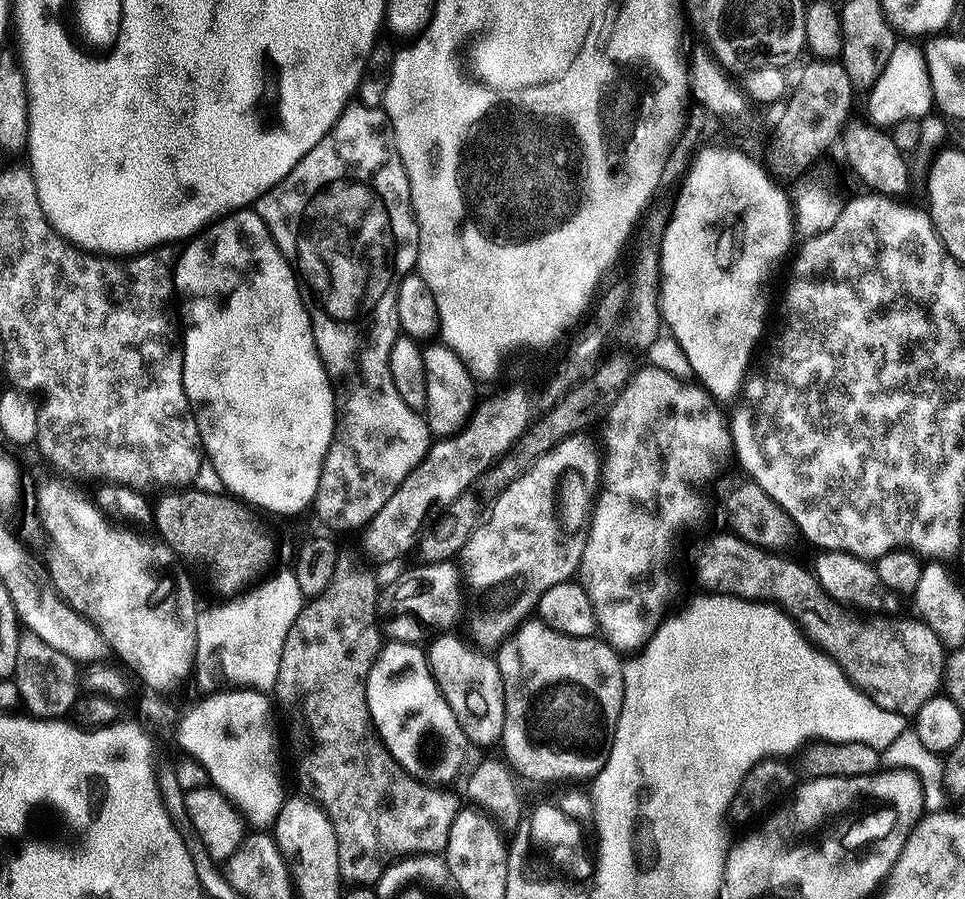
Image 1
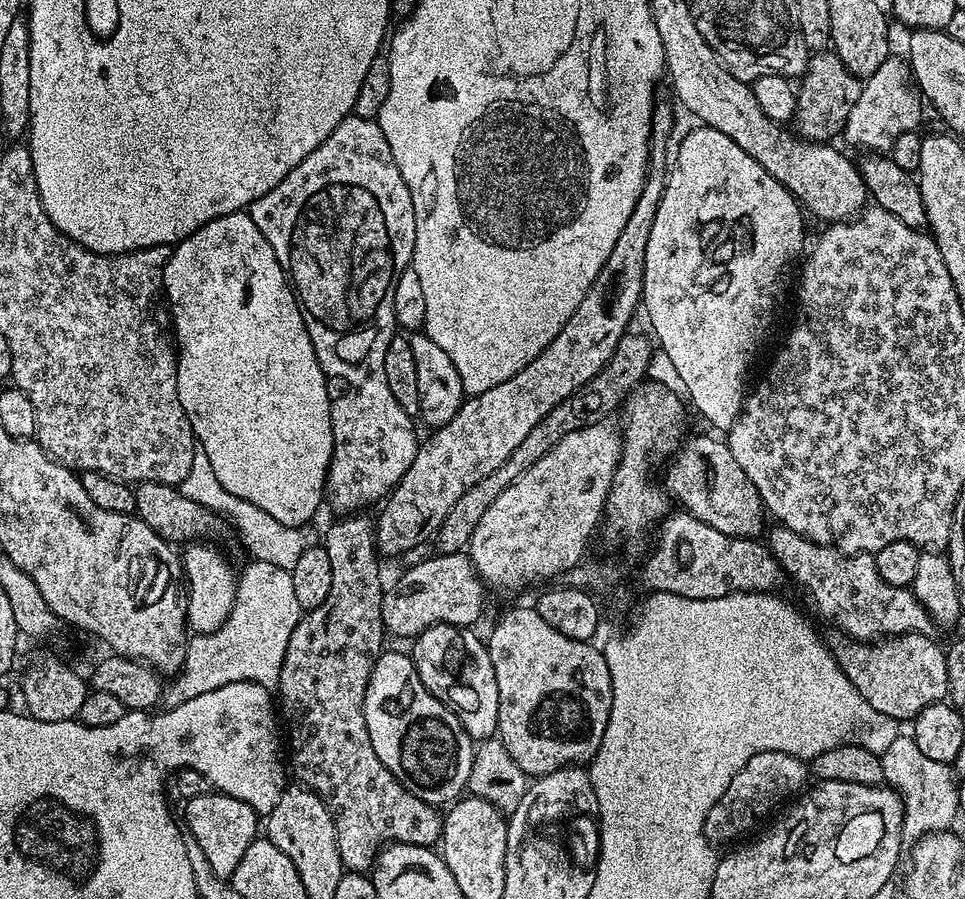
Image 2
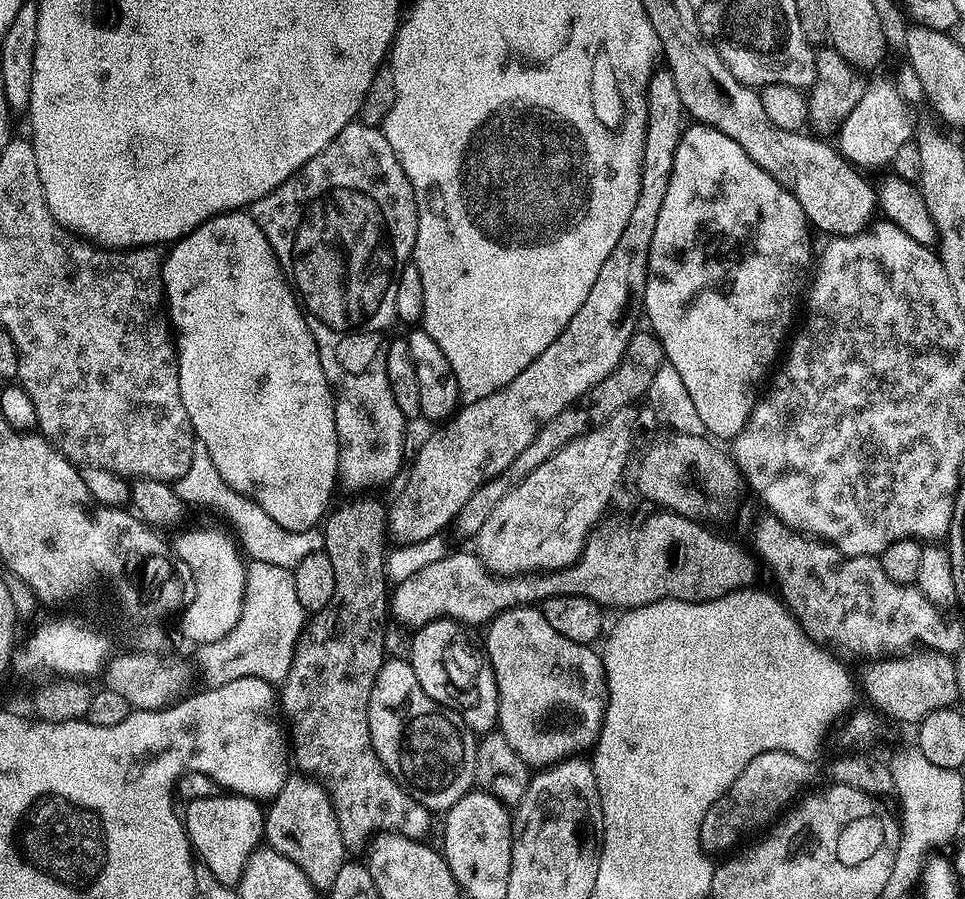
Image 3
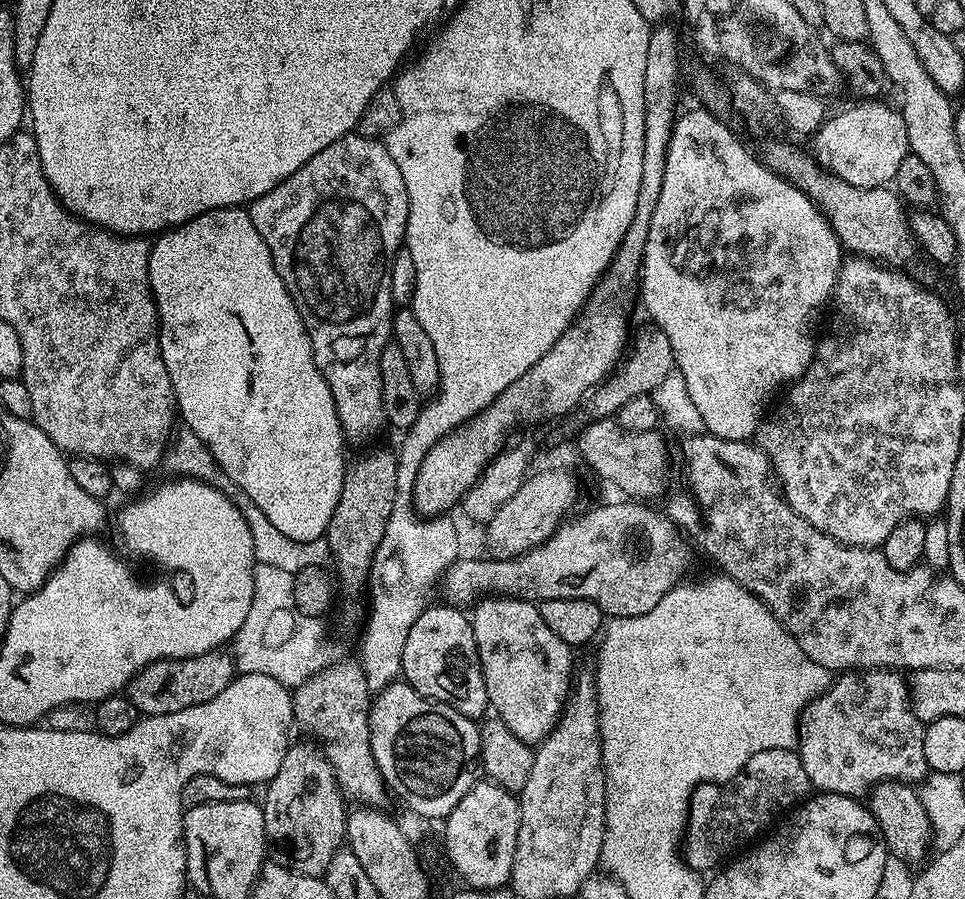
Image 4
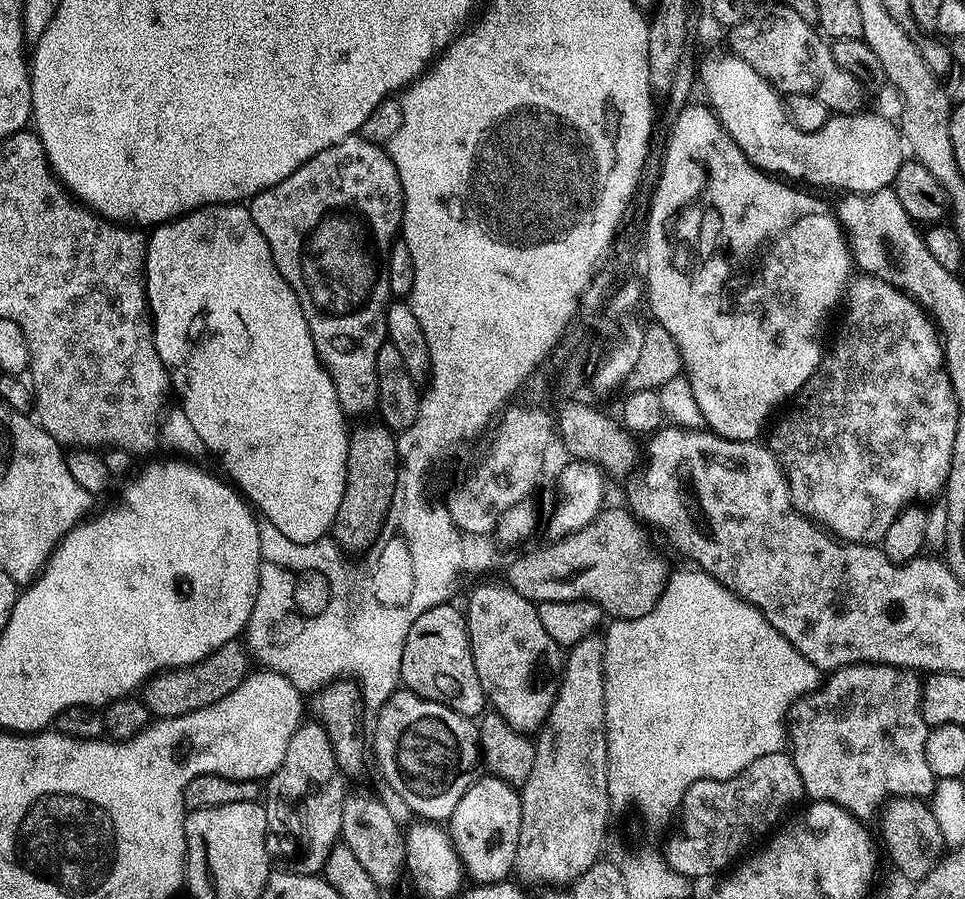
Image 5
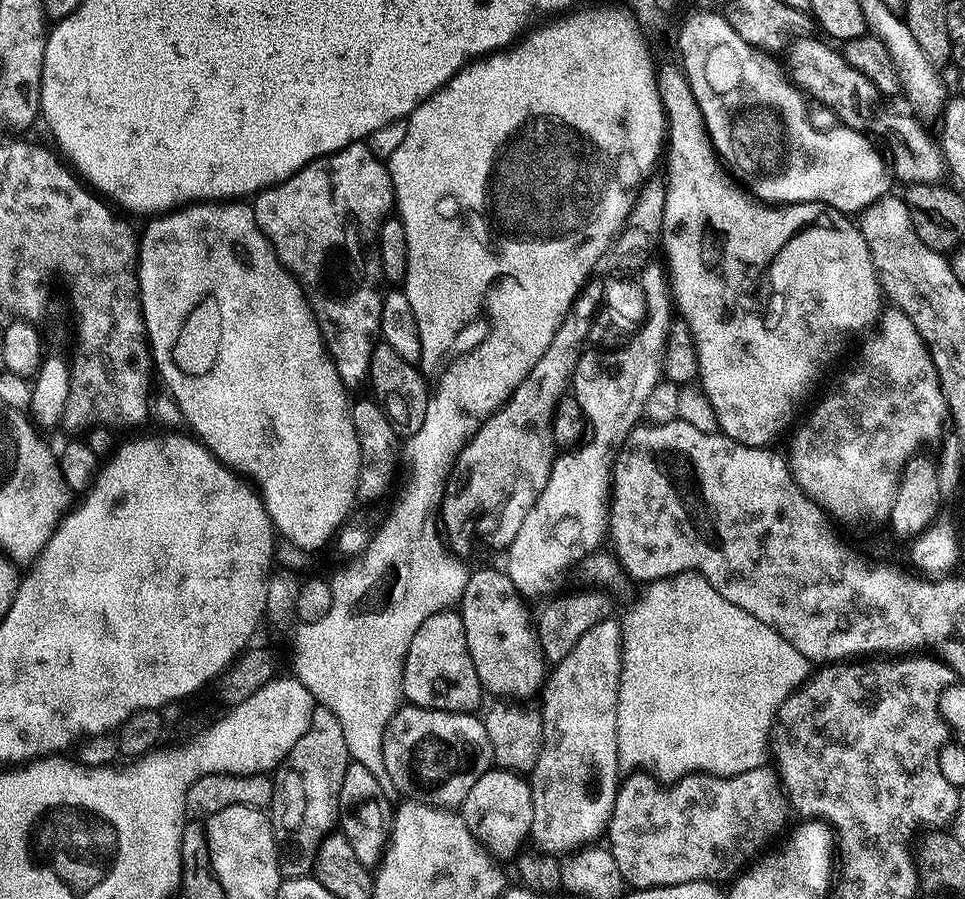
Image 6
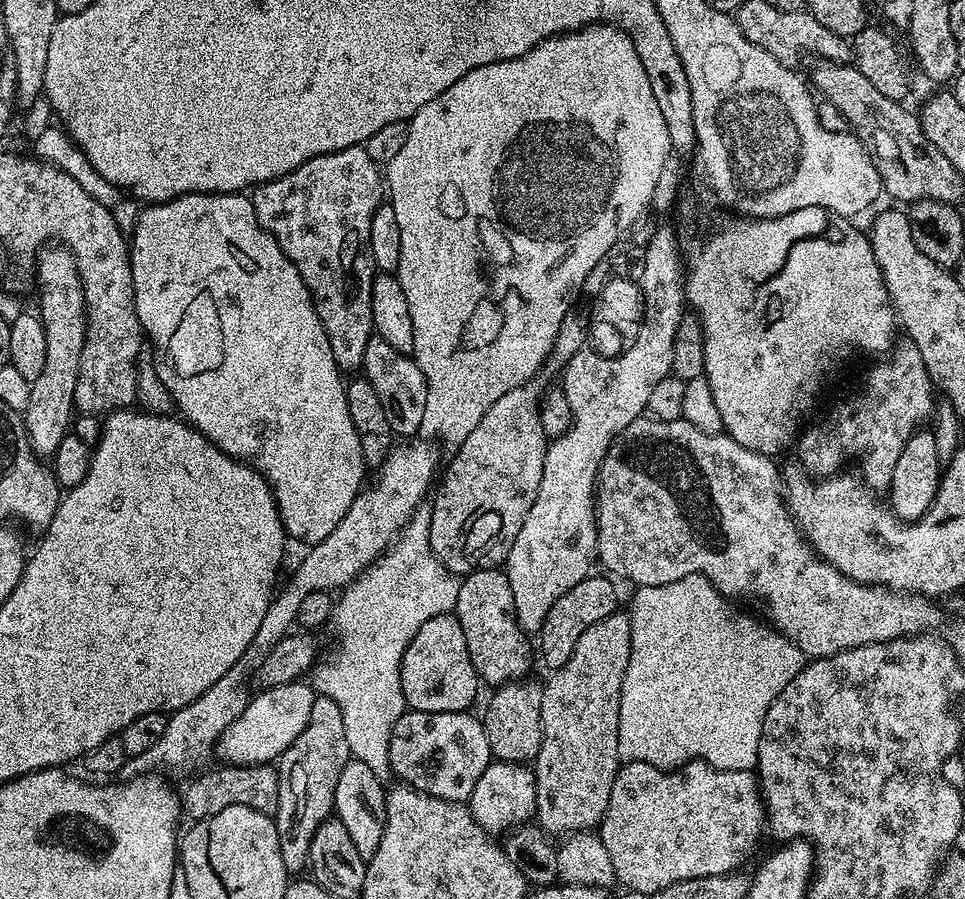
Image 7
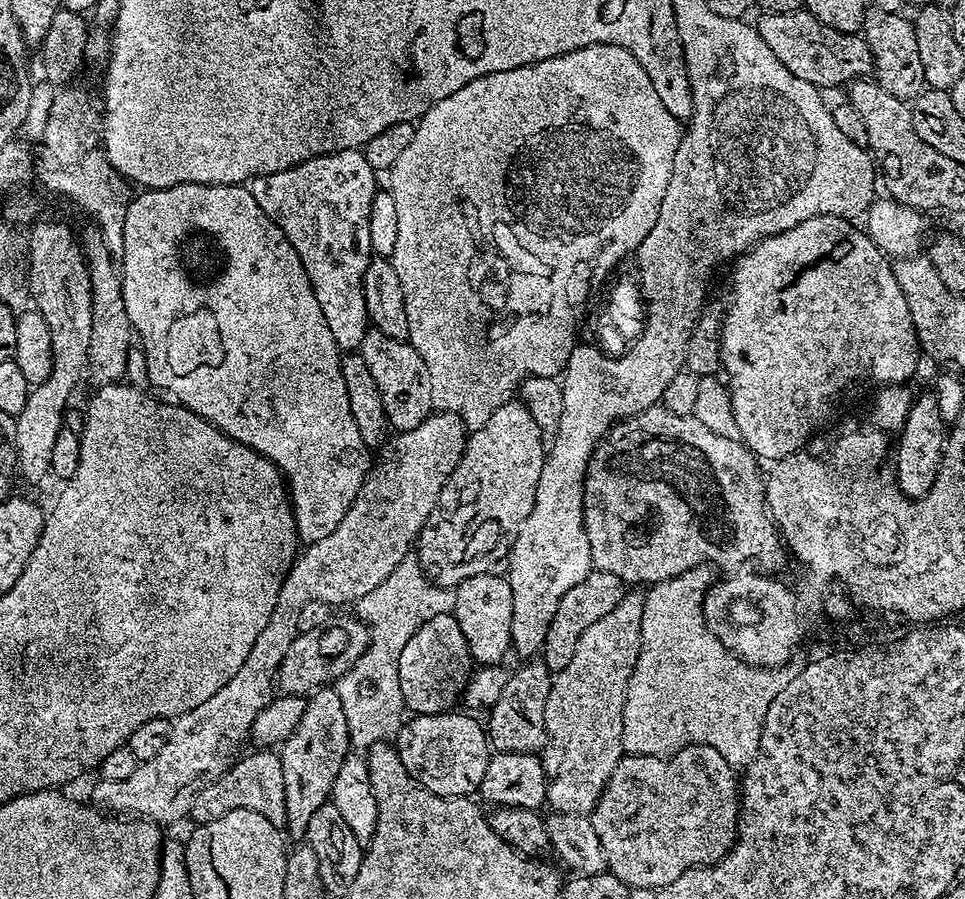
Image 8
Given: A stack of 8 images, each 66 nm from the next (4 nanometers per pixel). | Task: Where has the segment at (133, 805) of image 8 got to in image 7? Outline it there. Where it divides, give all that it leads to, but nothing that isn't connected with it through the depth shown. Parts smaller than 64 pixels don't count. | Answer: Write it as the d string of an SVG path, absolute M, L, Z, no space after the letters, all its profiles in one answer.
M404 442L401 446L393 447L388 453L384 463L380 465L375 473L376 481L369 483L354 498L354 502L350 506L350 510L346 510L346 518L342 518L342 522L338 522L338 526L334 526L334 530L330 530L330 534L326 534L326 538L322 538L322 542L311 545L307 549L308 553L300 560L300 565L296 568L296 573L292 576L292 581L284 588L284 593L273 595L272 604L266 610L266 618L262 618L262 626L258 626L258 634L254 634L254 642L250 642L250 646L246 650L246 654L242 654L240 661L234 666L230 666L230 670L226 670L226 674L222 674L222 678L218 678L218 682L214 682L214 686L210 686L203 694L196 699L193 704L187 704L185 708L175 709L168 716L168 725L166 726L166 734L162 741L162 749L172 760L196 760L204 751L211 749L216 741L220 739L220 735L234 722L234 718L238 718L238 714L242 714L242 710L246 710L250 699L249 693L240 692L244 680L248 674L248 666L257 664L263 665L264 662L272 655L272 651L277 644L293 631L296 624L296 615L298 614L298 606L302 602L302 598L306 598L306 594L311 592L328 592L335 590L343 590L360 575L364 569L375 564L376 559L380 557L381 552L393 543L394 537L404 527L410 513L417 507L416 499L420 496L420 491L424 488L424 483L428 480L428 460L424 457L424 448L420 444L412 444L416 442Z

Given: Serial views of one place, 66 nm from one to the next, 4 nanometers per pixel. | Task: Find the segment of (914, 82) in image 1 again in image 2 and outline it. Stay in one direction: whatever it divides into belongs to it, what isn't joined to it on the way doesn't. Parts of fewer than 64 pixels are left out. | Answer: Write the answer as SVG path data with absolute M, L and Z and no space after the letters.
M889 54L886 62L882 62L882 66L878 66L878 70L873 76L867 77L866 83L861 87L860 97L850 110L848 122L843 130L843 135L848 136L850 143L888 150L892 147L894 137L903 132L911 132L917 127L922 100L917 93L917 97L912 93L910 64L903 55L900 56Z

